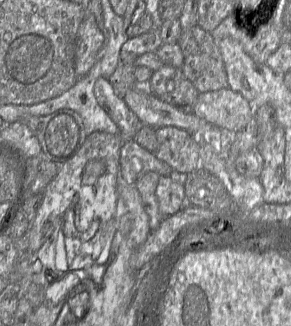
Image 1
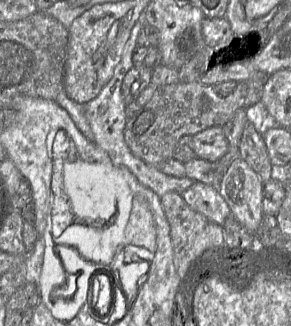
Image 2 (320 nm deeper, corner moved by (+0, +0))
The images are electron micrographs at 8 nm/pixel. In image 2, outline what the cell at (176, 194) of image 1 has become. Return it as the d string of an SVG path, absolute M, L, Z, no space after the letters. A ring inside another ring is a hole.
M194 182L181 196L192 210L220 226L223 226L225 220L231 215L217 186Z

